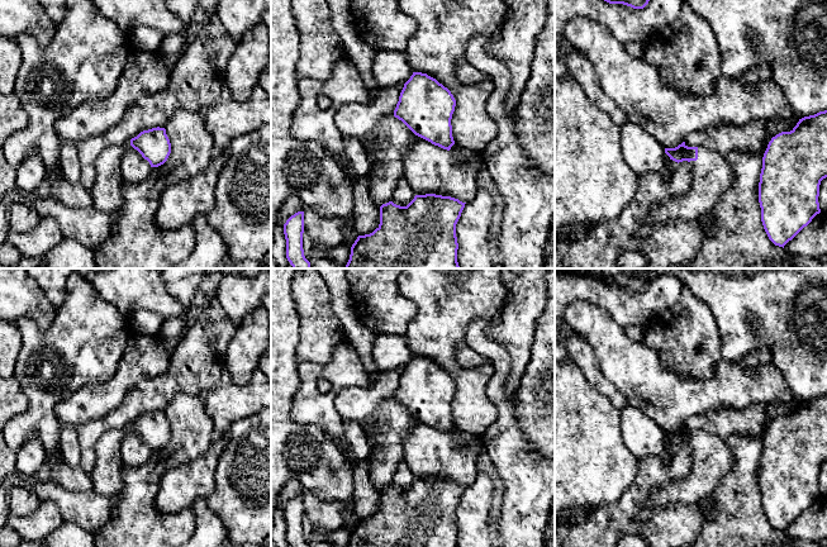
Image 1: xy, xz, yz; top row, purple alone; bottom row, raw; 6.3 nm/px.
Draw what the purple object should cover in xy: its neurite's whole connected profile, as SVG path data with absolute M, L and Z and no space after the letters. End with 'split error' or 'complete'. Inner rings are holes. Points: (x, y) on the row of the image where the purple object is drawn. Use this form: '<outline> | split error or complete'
M160 127L143 130L124 144L105 148L95 161L96 180L89 190L92 208L101 213L113 215L123 204L120 163L129 146L137 149L151 167L163 165L171 153L166 129Z | split error

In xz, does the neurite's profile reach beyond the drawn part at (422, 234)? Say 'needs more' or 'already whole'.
already whole

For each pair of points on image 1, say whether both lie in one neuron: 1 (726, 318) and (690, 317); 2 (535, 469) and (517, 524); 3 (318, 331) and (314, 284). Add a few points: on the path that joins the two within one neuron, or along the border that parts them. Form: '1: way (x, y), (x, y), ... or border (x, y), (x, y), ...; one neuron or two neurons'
1: border (695, 295), (707, 304), (713, 317), (721, 347); two neurons
2: way (531, 483), (524, 510); one neuron
3: way (317, 319), (314, 295); one neuron

